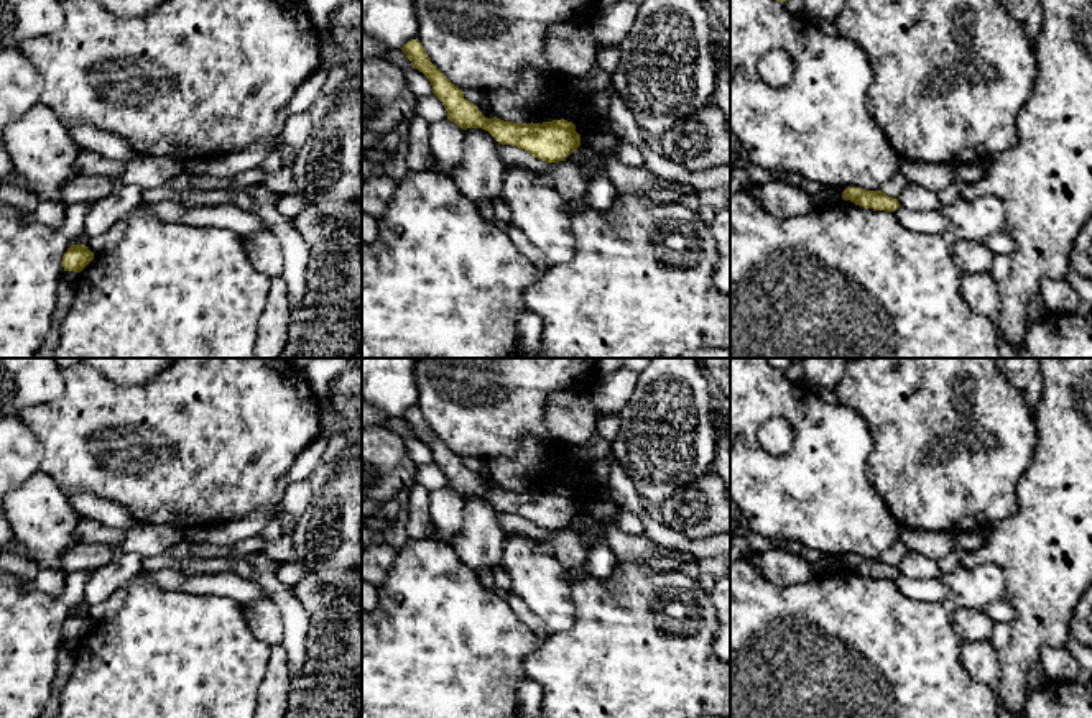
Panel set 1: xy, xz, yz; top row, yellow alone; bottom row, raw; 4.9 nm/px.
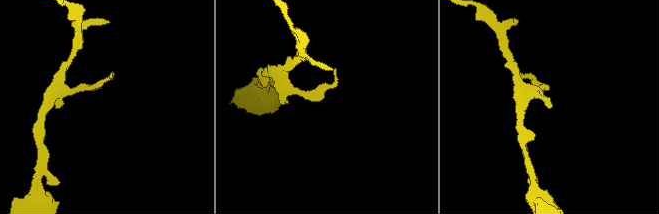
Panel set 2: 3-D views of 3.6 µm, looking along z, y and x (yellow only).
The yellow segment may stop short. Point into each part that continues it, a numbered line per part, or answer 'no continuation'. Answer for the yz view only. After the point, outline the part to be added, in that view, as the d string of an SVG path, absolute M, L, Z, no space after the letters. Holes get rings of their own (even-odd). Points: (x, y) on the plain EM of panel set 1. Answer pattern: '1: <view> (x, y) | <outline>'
no continuation

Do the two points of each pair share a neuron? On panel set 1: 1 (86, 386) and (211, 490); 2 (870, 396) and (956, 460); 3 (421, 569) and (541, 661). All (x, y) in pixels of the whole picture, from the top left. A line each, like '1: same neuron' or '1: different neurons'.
1: same neuron
2: same neuron
3: different neurons

